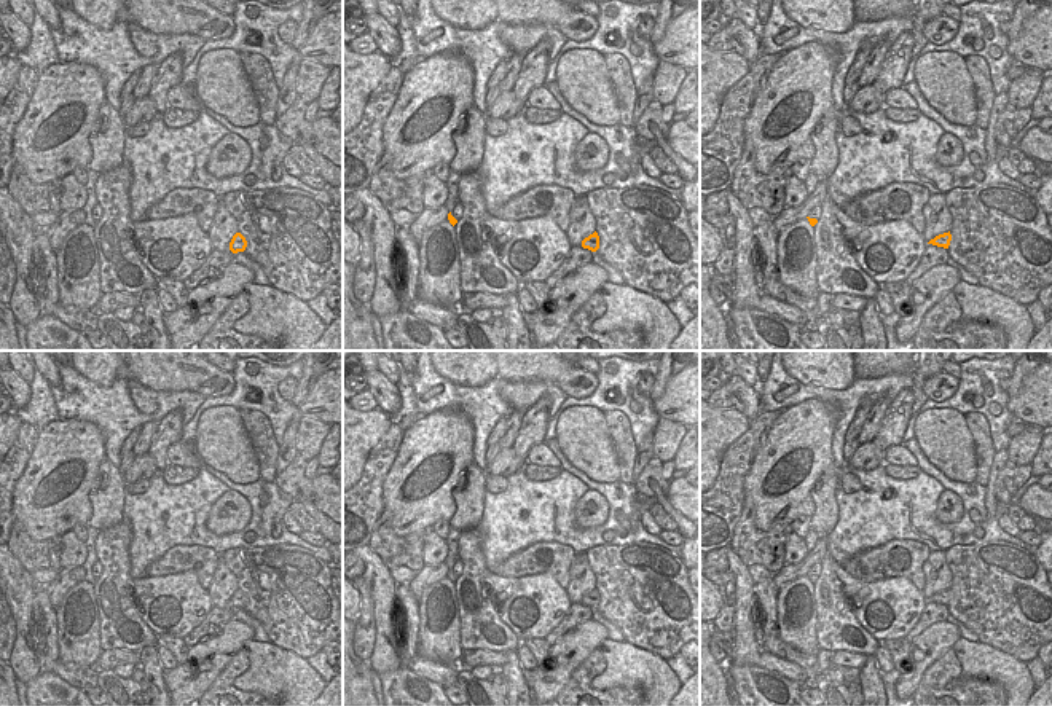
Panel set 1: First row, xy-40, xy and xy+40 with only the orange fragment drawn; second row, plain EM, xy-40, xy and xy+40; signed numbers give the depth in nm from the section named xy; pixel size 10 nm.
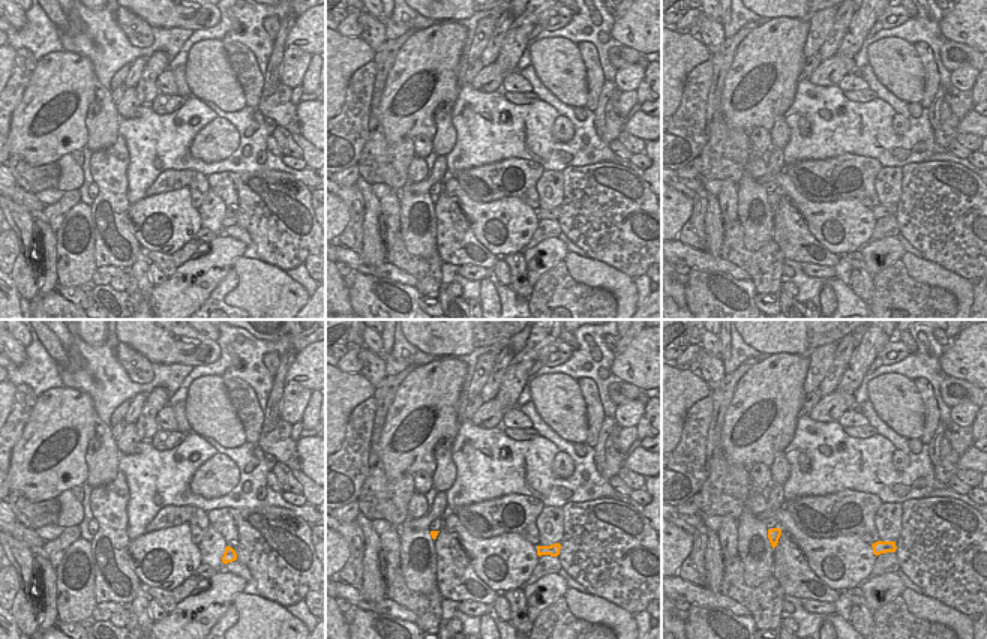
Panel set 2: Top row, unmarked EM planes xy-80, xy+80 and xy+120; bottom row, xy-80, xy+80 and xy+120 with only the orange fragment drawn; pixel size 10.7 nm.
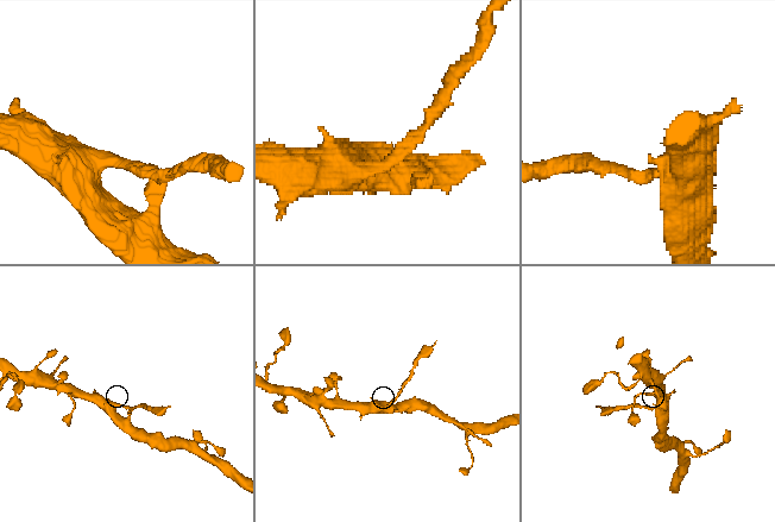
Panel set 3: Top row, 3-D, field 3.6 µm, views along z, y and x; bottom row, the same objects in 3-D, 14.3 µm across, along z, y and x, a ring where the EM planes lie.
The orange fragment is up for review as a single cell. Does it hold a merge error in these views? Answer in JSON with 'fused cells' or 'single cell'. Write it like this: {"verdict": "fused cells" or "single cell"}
{"verdict": "fused cells"}

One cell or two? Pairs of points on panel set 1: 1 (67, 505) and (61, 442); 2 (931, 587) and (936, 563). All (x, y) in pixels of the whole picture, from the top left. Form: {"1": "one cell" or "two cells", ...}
{"1": "one cell", "2": "one cell"}

